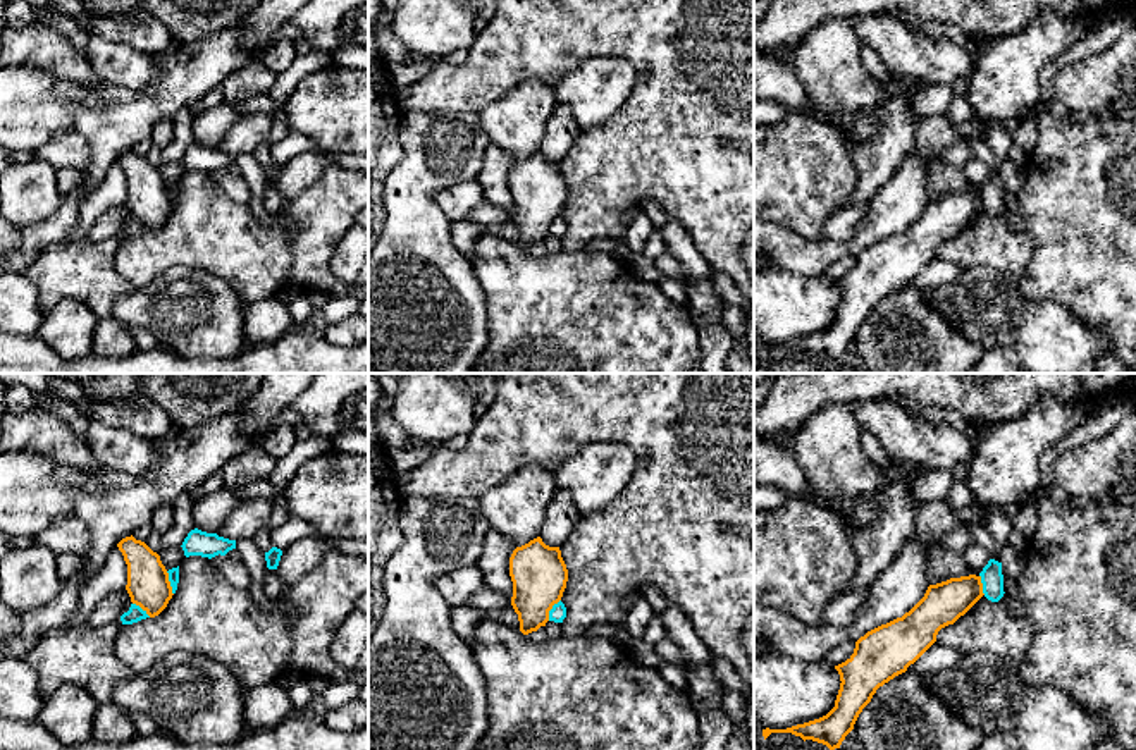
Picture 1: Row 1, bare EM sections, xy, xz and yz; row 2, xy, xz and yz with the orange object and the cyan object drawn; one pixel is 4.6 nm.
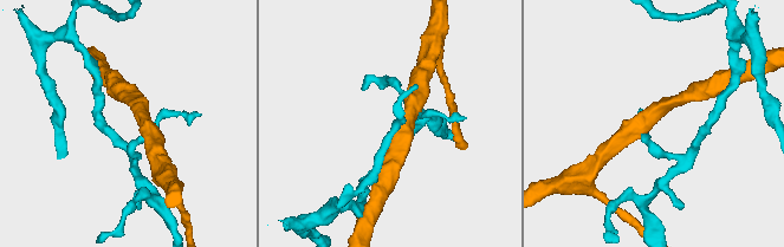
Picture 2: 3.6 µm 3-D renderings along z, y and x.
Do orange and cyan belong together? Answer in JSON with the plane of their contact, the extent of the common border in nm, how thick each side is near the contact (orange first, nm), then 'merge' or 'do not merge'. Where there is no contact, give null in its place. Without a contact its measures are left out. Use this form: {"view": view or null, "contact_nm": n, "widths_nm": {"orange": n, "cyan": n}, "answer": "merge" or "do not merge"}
{"view": "xy", "contact_nm": 120, "widths_nm": {"orange": 200, "cyan": 50}, "answer": "do not merge"}

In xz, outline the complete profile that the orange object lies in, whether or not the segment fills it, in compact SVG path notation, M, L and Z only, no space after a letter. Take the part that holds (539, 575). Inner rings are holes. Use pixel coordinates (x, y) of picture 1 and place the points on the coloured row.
M540 537L516 547L509 557L509 576L520 631L528 635L546 626L549 611L561 600L568 581L559 547L546 545Z

